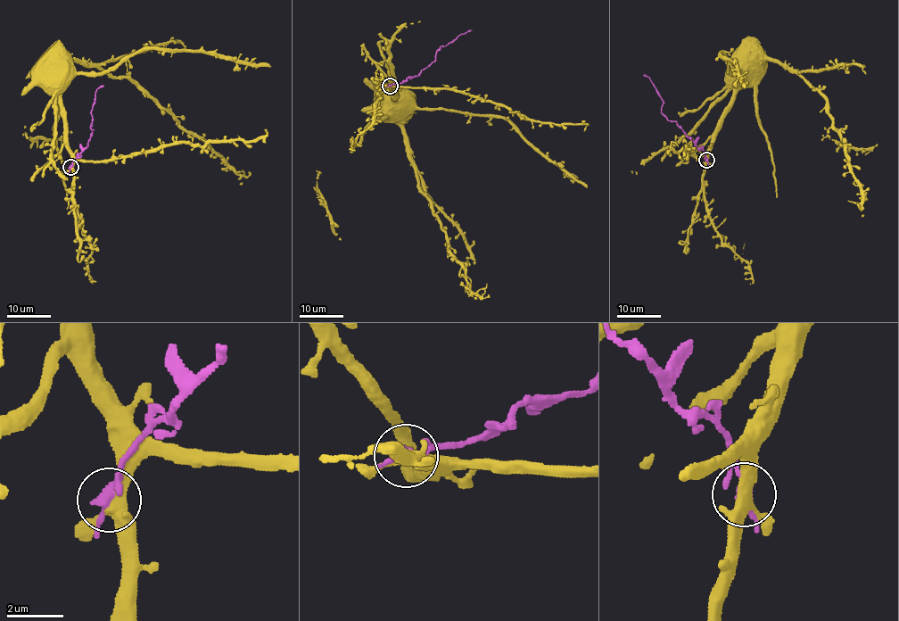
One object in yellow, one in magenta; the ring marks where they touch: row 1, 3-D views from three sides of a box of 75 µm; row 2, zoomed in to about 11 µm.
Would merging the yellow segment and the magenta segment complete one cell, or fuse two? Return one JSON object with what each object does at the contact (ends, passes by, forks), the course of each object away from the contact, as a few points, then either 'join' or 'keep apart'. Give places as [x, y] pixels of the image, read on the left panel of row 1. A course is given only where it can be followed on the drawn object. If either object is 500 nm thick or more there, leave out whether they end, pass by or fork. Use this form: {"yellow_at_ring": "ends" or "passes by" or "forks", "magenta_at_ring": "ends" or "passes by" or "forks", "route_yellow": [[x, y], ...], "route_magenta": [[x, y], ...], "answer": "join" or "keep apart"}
{"yellow_at_ring": "forks", "magenta_at_ring": "passes by", "route_yellow": [[70, 168], [61, 96], [68, 70], [65, 61], [70, 59], [124, 77], [238, 173], [245, 176], [249, 171]], "route_magenta": [[70, 168], [86, 147], [93, 129], [91, 111], [95, 91], [103, 86]], "answer": "join"}

